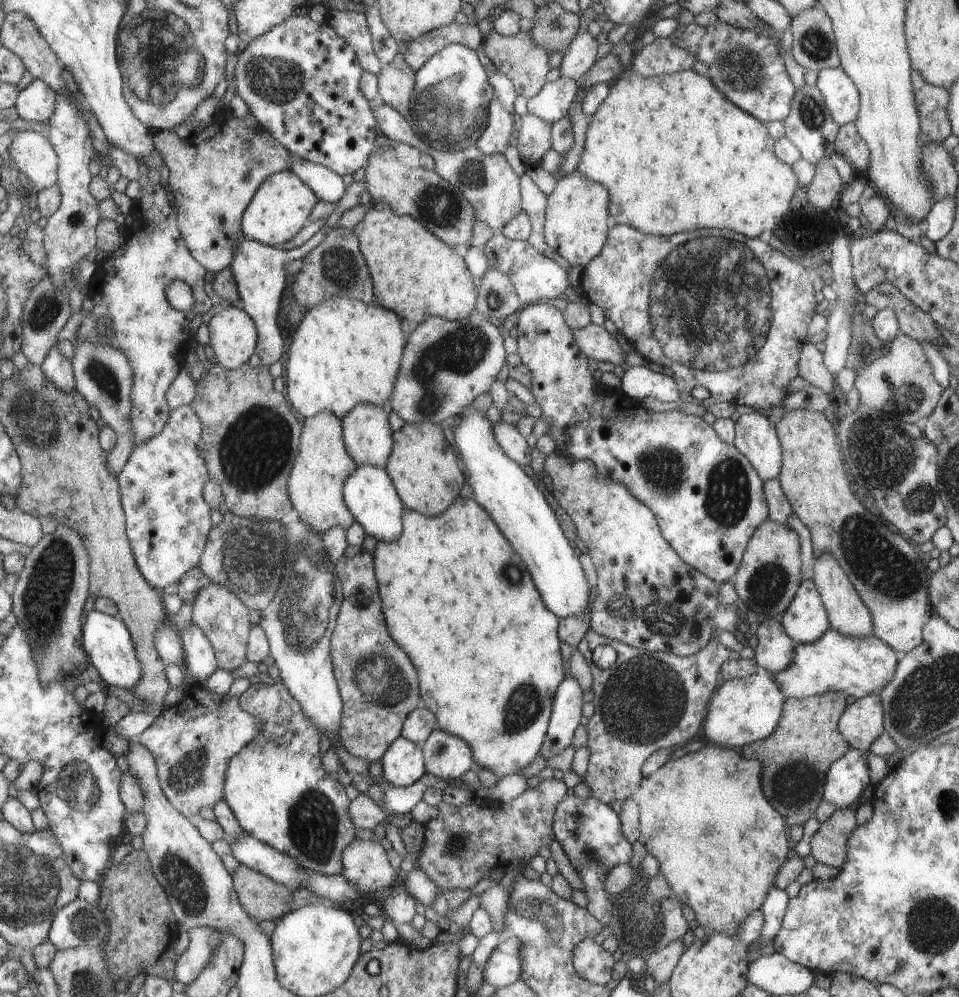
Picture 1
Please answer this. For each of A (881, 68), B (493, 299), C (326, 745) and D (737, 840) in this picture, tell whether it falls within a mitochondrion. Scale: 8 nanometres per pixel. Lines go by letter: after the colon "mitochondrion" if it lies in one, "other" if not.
A: other
B: mitochondrion
C: other
D: other

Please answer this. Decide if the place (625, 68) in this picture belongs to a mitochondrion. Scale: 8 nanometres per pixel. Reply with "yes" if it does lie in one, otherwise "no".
no

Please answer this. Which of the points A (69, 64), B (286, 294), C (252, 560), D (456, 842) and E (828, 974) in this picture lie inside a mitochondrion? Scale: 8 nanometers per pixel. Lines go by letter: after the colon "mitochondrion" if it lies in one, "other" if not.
A: other
B: other
C: mitochondrion
D: mitochondrion
E: other

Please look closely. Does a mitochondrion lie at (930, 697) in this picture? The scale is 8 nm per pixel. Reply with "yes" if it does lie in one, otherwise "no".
yes

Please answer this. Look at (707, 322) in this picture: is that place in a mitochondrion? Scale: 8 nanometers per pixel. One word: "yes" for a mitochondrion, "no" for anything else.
yes

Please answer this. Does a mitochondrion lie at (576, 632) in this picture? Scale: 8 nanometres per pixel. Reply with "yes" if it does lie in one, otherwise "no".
no

